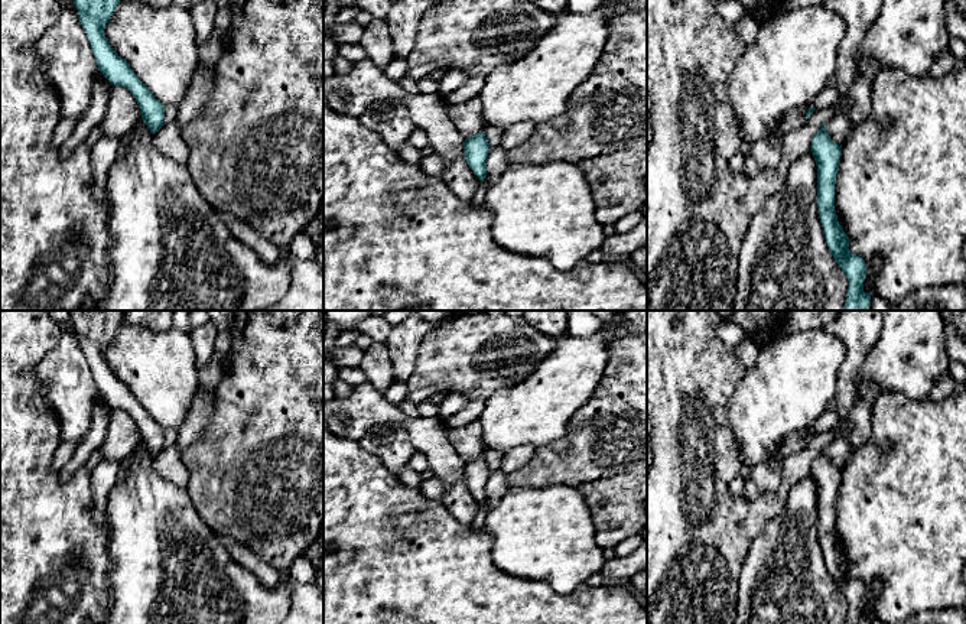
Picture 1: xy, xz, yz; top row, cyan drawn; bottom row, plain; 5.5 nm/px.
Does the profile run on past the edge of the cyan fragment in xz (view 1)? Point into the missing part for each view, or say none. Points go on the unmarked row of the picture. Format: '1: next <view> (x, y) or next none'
1: next none

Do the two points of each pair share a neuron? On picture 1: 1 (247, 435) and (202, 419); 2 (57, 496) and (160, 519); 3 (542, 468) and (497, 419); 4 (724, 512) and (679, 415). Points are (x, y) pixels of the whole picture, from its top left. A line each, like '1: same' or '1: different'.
1: different
2: different
3: different
4: same

